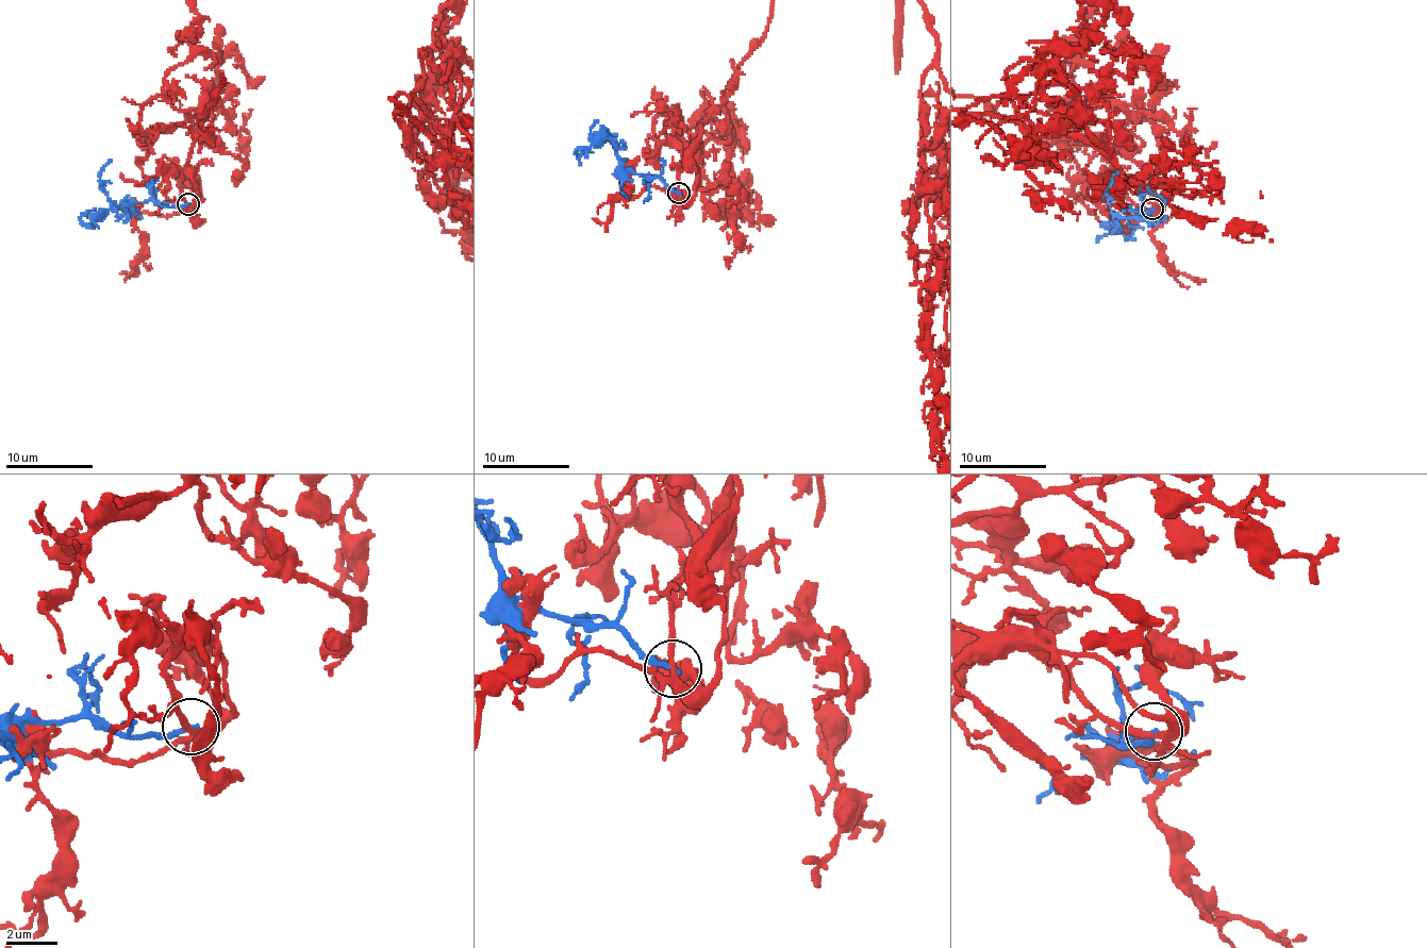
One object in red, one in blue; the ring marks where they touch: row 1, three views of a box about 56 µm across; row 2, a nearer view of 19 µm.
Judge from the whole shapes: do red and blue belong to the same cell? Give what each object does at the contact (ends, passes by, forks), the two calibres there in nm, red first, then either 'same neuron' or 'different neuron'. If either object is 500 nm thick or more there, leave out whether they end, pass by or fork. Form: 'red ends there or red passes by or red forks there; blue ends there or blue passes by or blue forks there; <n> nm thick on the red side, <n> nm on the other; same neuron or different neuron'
red forks there; blue ends there; 220 nm thick on the red side, 200 nm on the other; different neuron

